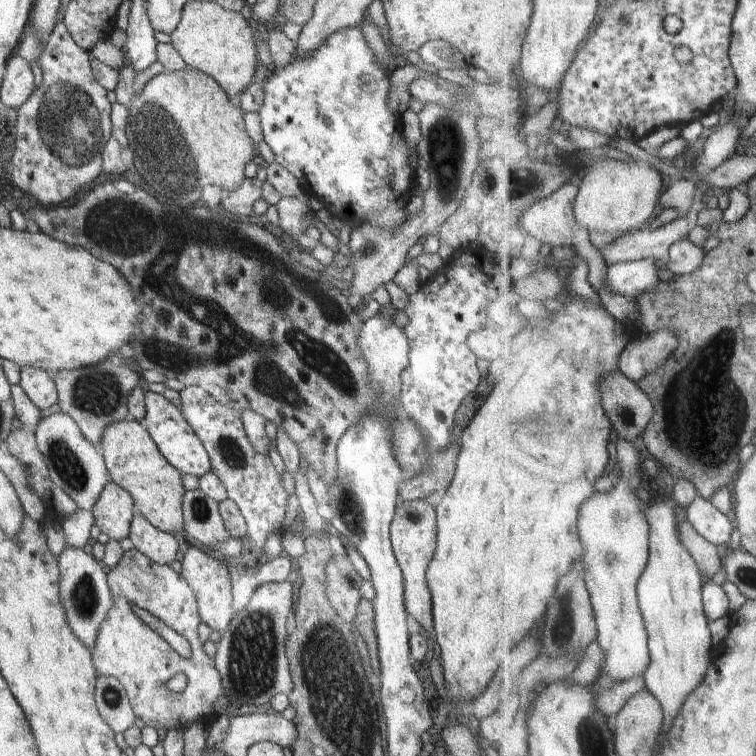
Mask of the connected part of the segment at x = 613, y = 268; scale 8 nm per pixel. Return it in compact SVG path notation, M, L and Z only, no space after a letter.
M648 258L610 265L606 274L607 286L619 295L635 298L655 290L661 282L656 260Z

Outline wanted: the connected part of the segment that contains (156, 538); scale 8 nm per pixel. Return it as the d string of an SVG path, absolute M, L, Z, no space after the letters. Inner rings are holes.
M138 513L131 518L129 538L134 549L162 566L172 564L180 548L174 535L154 528Z

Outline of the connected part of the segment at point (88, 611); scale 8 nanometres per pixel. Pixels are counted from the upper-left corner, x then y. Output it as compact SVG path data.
M66 547L58 557L58 562L60 602L62 602L62 608L66 612L68 626L78 636L78 640L82 640L82 644L92 651L94 644L96 644L98 628L112 608L112 592L108 588L107 574L102 572L102 567L97 560L92 555L87 554L83 548Z

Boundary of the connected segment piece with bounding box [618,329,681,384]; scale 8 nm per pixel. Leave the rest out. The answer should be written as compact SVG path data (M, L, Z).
M667 329L638 340L631 340L620 356L618 369L639 384L640 380L652 375L674 354L680 342L681 339Z

